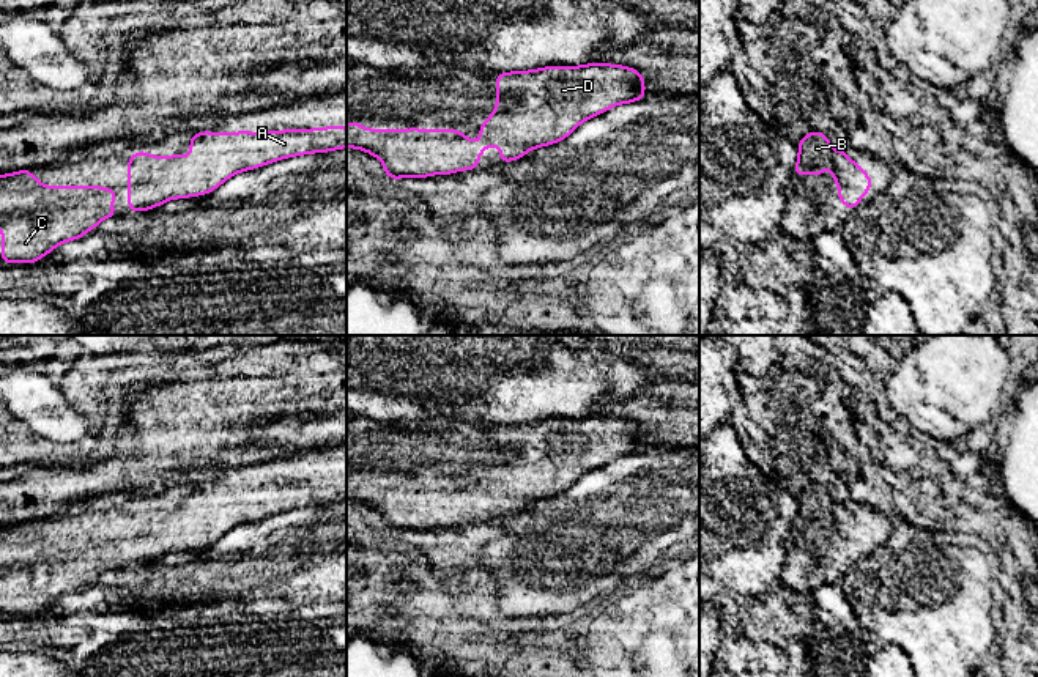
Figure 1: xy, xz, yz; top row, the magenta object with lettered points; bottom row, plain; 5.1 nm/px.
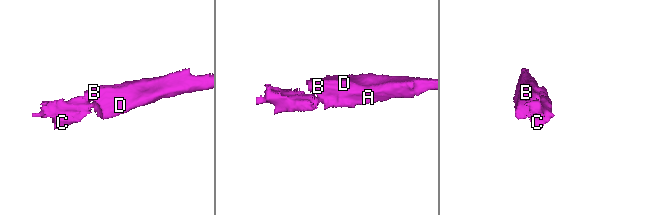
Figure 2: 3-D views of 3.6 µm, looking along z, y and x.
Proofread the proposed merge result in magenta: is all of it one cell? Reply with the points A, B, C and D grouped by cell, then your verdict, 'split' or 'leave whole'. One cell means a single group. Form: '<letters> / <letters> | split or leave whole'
A B C D | leave whole

